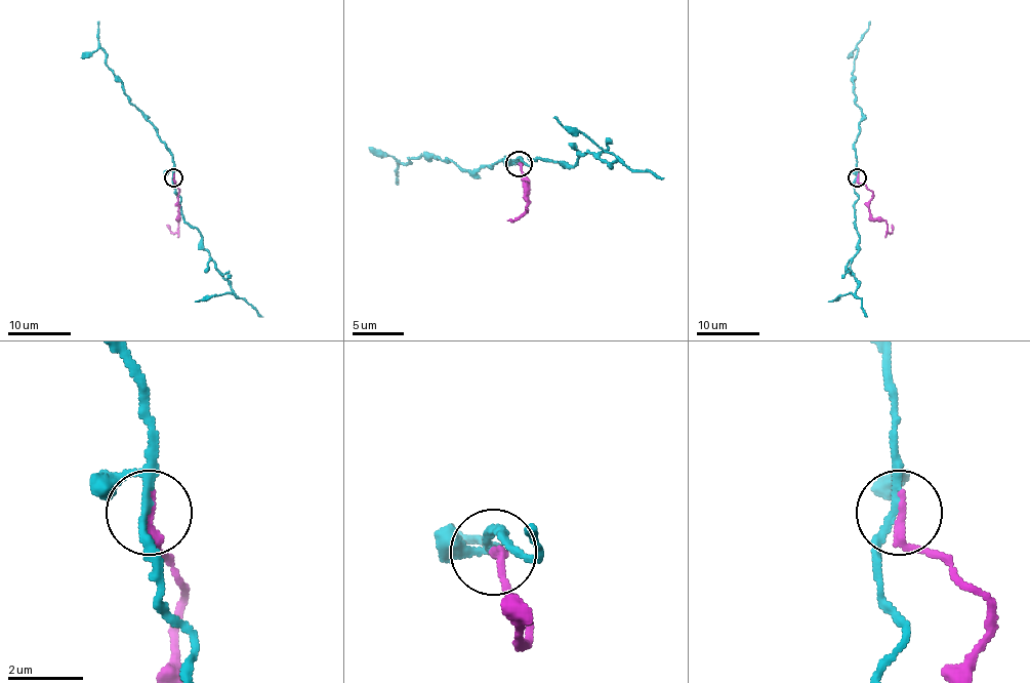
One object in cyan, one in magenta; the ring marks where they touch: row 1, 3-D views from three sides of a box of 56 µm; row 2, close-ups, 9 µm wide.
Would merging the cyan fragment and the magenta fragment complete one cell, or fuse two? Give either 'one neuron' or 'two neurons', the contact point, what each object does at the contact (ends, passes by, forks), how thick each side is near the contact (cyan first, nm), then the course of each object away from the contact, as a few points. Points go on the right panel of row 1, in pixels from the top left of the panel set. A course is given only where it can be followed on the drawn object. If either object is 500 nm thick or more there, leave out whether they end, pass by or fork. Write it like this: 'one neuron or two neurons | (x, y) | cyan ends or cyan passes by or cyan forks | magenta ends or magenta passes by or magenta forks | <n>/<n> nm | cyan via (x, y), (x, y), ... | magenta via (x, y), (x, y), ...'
two neurons | (857, 177) | cyan passes by | magenta ends | 190/220 nm | cyan via (857, 177), (854, 217), (859, 252), (851, 262), (857, 282), (854, 293), (828, 300) | magenta via (857, 177), (872, 193), (869, 214), (886, 222), (890, 233), (892, 225)

